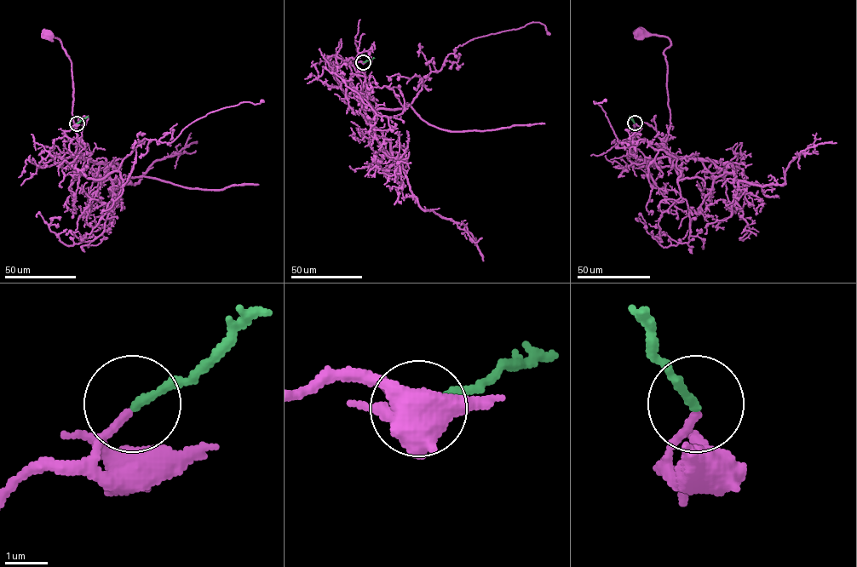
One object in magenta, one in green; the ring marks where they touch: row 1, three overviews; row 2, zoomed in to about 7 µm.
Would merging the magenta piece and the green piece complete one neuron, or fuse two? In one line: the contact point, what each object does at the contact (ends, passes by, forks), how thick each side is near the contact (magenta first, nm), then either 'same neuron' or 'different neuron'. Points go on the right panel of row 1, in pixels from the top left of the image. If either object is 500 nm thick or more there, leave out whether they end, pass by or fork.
at (635, 123); magenta passes by; green ends there; 120 nm thick on the magenta side, 180 nm on the other; same neuron

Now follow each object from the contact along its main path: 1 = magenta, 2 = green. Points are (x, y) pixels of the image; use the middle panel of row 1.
1: (363, 62), (351, 64), (365, 92), (360, 97), (353, 91), (347, 98), (336, 80), (333, 66)
2: (363, 62), (374, 58)

